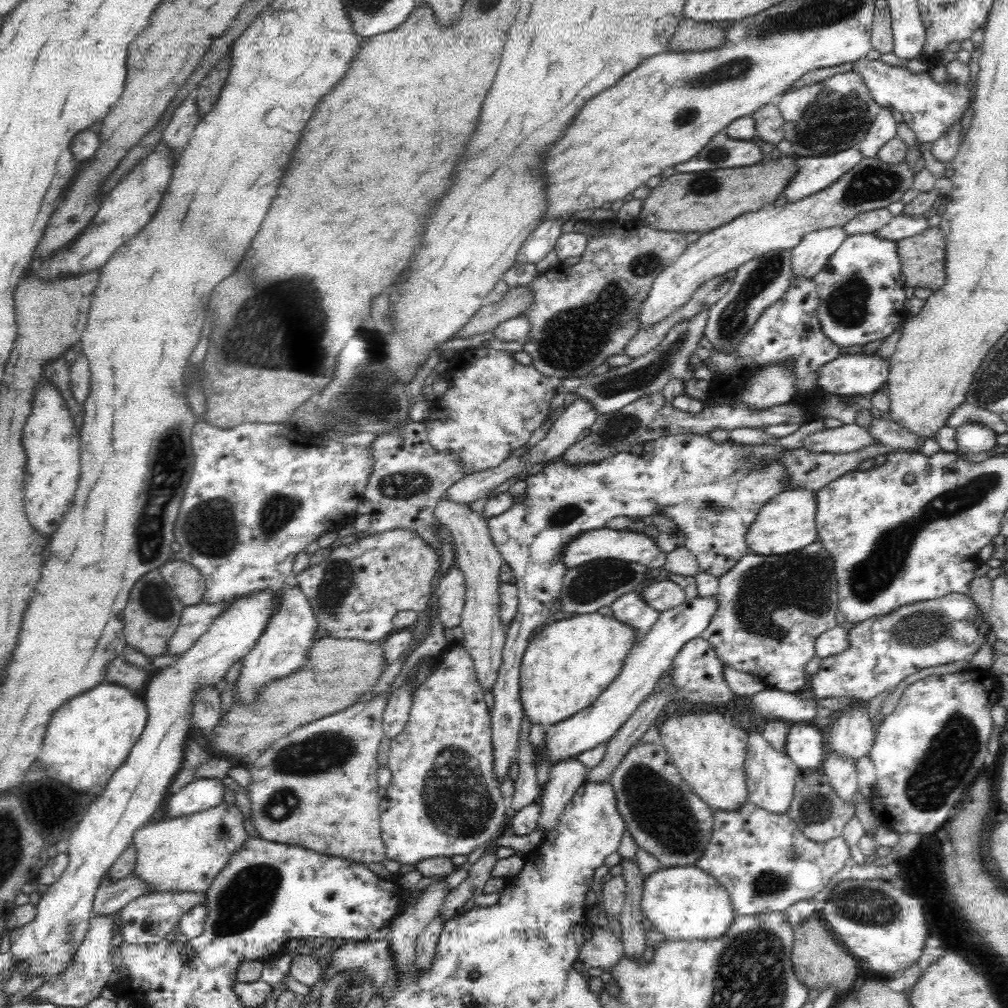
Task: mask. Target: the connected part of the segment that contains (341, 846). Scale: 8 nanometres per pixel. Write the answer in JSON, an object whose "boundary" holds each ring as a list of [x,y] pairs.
{"boundary":[[[384,695],[374,697],[368,704],[354,704],[342,712],[336,714],[329,714],[322,720],[316,720],[312,724],[306,724],[298,730],[294,730],[294,734],[288,734],[286,738],[280,738],[278,742],[274,742],[268,750],[256,759],[256,762],[245,765],[250,773],[250,784],[247,787],[247,797],[250,801],[251,822],[255,828],[256,837],[262,840],[282,843],[285,845],[306,847],[308,850],[314,852],[350,859],[356,863],[370,864],[371,862],[384,862],[388,860],[386,854],[386,847],[383,843],[380,831],[379,822],[379,806],[382,801],[378,796],[378,780],[376,779],[376,770],[378,770],[378,762],[376,761],[378,744],[384,735],[383,731],[383,712],[385,711],[386,698]]]}

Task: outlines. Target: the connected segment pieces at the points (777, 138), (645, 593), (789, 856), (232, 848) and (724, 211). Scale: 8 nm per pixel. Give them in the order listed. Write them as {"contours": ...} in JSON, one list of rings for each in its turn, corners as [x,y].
{"contours":[[[[775,101],[753,113],[755,137],[768,144],[778,144],[785,138],[785,126]]],[[[668,579],[663,582],[652,582],[644,589],[640,588],[638,592],[640,600],[659,613],[670,610],[685,601],[684,590]]],[[[746,800],[736,810],[716,810],[712,814],[710,840],[702,856],[692,865],[714,877],[730,897],[734,917],[760,916],[770,912],[784,912],[794,903],[810,900],[824,890],[850,864],[850,852],[842,837],[828,842],[814,842],[797,829],[796,823],[786,814],[770,812]]],[[[226,802],[216,808],[178,818],[164,818],[140,827],[134,834],[132,845],[136,849],[136,862],[132,875],[146,887],[142,895],[172,893],[205,893],[219,870],[237,850],[242,848],[249,834],[242,825],[244,818],[236,805]]],[[[781,156],[777,161],[764,160],[750,168],[676,173],[650,190],[650,194],[642,200],[636,220],[643,224],[648,214],[656,214],[655,223],[650,225],[653,229],[685,234],[708,234],[711,230],[732,222],[741,214],[757,211],[768,203],[772,204],[796,174],[794,160],[797,157]]]]}

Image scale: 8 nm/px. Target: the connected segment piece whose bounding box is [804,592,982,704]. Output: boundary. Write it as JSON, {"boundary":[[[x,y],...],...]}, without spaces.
{"boundary":[[[950,592],[854,622],[846,634],[847,648],[841,654],[822,658],[814,674],[807,676],[804,688],[816,701],[849,698],[853,704],[868,702],[886,690],[893,691],[904,678],[924,668],[970,658],[982,640],[978,615],[979,608],[969,594]]]}

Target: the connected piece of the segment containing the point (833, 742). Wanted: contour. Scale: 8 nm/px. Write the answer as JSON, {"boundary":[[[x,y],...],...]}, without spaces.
{"boundary":[[[868,706],[854,707],[842,713],[824,730],[826,752],[857,762],[869,754],[874,744],[874,732],[868,717]]]}

